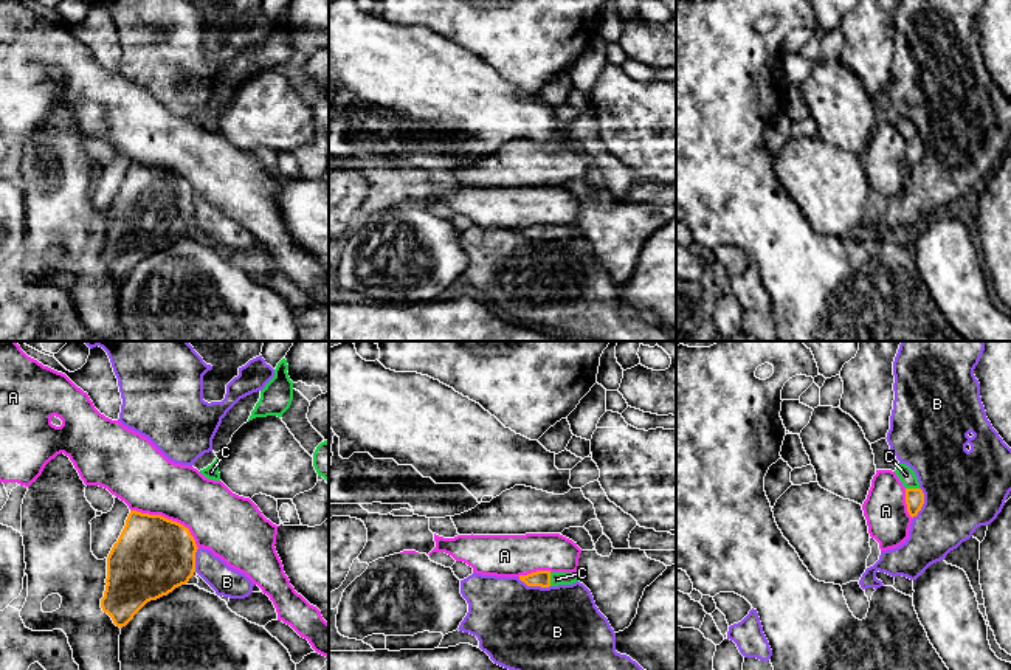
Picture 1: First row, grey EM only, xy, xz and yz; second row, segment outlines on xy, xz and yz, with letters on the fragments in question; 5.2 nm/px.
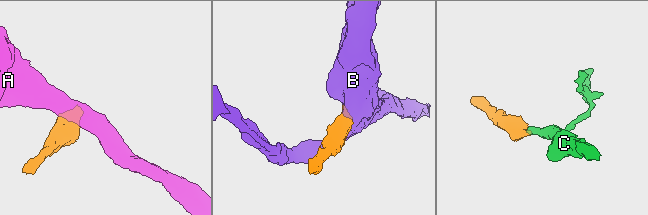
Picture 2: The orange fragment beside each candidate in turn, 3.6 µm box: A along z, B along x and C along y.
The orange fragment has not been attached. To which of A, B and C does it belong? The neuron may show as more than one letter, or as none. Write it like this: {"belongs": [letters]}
{"belongs": ["C"]}

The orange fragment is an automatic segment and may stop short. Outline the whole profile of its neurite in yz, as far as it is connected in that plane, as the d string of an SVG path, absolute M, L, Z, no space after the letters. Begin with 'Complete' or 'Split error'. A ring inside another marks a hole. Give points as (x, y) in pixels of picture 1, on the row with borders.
Split error. M899 464L896 467L895 473L899 478L899 481L902 482L902 485L906 487L907 512L913 518L918 515L918 512L921 510L921 507L924 504L924 493L920 489L918 478L916 478L915 471L906 464Z

